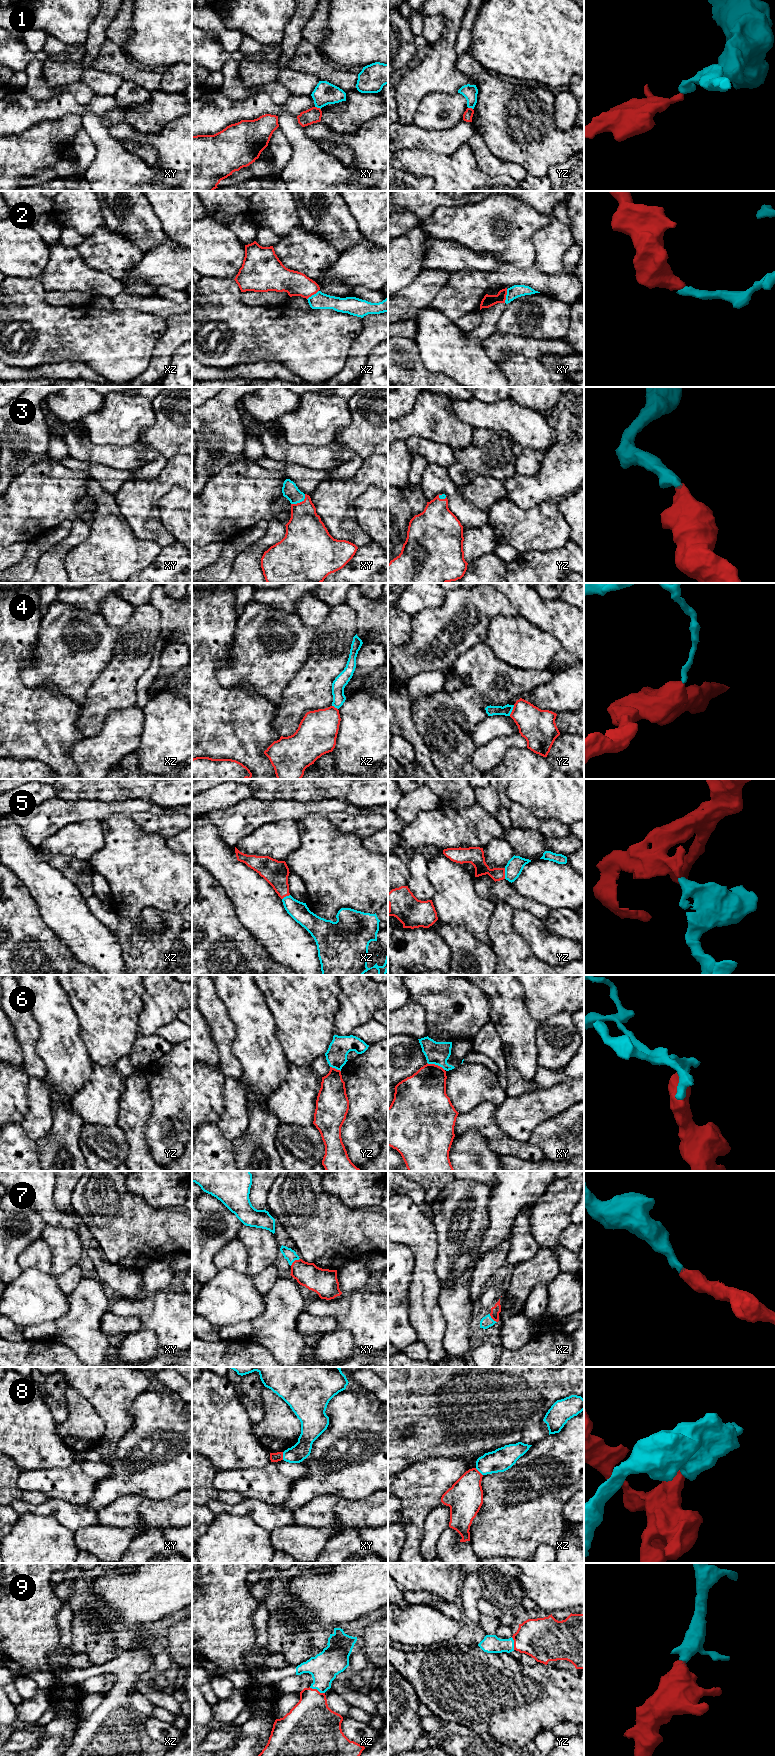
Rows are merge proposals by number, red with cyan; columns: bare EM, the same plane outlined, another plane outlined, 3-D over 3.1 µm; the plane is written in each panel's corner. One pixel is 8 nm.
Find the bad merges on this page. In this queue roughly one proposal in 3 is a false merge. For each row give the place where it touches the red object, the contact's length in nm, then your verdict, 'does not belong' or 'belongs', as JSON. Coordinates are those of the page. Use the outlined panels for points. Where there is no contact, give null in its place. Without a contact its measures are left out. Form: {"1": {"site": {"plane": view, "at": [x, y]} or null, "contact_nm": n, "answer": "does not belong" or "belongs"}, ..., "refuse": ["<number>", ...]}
{"1": {"site": {"plane": "xy", "at": [318, 108]}, "contact_nm": 50, "answer": "does not belong"}, "2": {"site": {"plane": "xy", "at": [505, 296]}, "contact_nm": 110, "answer": "does not belong"}, "3": {"site": {"plane": "xy", "at": [300, 502]}, "contact_nm": 150, "answer": "belongs"}, "4": {"site": {"plane": "yz", "at": [512, 710]}, "contact_nm": 100, "answer": "does not belong"}, "5": {"site": {"plane": "yz", "at": [504, 873]}, "contact_nm": 90, "answer": "does not belong"}, "6": {"site": {"plane": "xy", "at": [436, 1065]}, "contact_nm": 160, "answer": "does not belong"}, "7": {"site": {"plane": "xy", "at": [294, 1261]}, "contact_nm": 100, "answer": "belongs"}, "8": {"site": {"plane": "xy", "at": [282, 1456]}, "contact_nm": 60, "answer": "does not belong"}, "9": {"site": {"plane": "xz", "at": [316, 1689]}, "contact_nm": 140, "answer": "belongs"}, "refuse": ["1", "2", "4", "5", "6", "8"]}

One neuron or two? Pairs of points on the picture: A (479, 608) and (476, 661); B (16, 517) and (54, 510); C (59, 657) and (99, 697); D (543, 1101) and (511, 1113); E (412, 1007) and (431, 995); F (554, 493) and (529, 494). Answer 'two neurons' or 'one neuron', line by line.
A: two neurons
B: one neuron
C: two neurons
D: one neuron
E: two neurons
F: one neuron

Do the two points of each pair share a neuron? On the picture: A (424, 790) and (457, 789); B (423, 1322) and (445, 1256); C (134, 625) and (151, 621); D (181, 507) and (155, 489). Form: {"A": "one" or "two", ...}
{"A": "two", "B": "two", "C": "one", "D": "two"}

